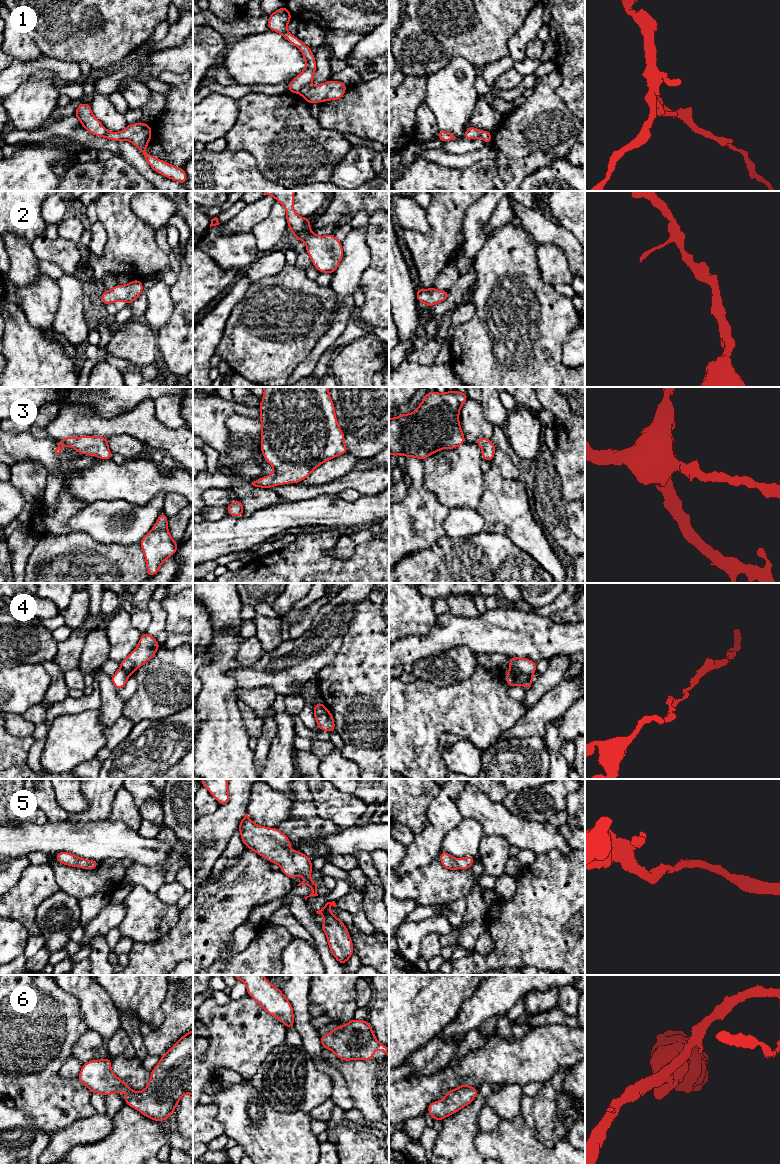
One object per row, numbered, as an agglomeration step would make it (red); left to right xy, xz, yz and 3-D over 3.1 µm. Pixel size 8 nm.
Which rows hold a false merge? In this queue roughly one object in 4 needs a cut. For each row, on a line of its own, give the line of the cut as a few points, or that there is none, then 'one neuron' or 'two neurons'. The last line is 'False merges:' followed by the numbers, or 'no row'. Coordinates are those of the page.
1: cut xz (308, 83), (298, 93); two neurons
2: cut none; one neuron
3: cut none; one neuron
4: cut yz (510, 667), (517, 668), (531, 676); two neurons
5: cut none; one neuron
6: cut none; one neuron
False merges: 1, 4

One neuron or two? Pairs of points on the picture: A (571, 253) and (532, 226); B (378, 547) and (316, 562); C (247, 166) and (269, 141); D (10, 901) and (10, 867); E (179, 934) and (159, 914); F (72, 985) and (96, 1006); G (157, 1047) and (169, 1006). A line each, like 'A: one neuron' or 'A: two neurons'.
A: one neuron
B: one neuron
C: two neurons
D: two neurons
E: two neurons
F: one neuron
G: one neuron

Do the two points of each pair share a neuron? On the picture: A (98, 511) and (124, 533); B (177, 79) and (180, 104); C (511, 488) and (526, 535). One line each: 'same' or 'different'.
A: same
B: different
C: same

